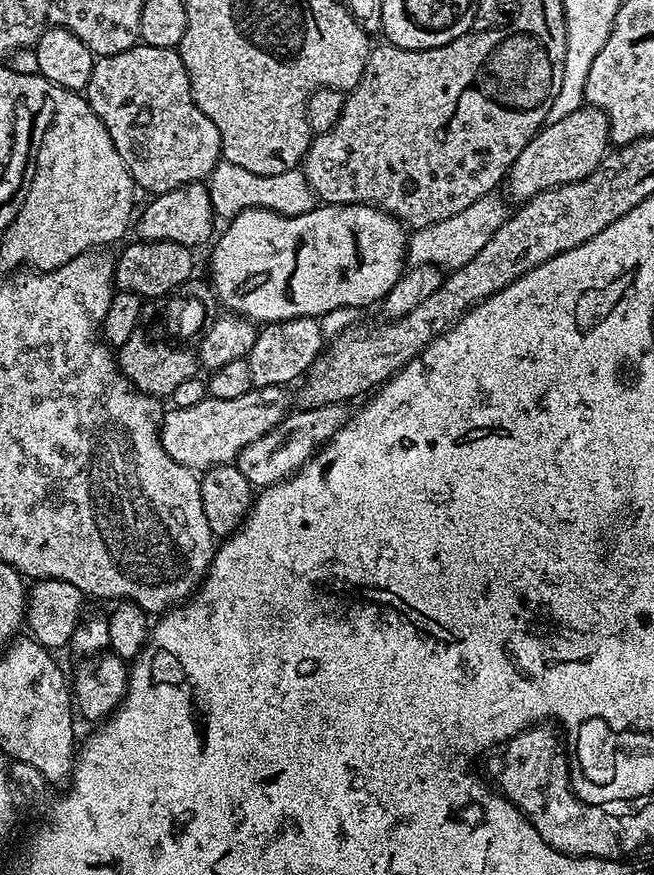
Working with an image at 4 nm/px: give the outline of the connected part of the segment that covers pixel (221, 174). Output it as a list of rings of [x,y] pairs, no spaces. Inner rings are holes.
[[[221,158],[208,175],[207,181],[212,211],[217,217],[231,218],[243,212],[245,208],[269,208],[279,216],[297,216],[306,214],[314,206],[314,197],[306,182],[303,171],[293,170],[282,174],[250,174],[242,166]]]

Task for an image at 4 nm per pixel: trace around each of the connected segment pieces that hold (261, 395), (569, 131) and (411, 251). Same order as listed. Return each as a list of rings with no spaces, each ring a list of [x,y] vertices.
[[[283,387],[253,388],[242,394],[242,398],[208,396],[197,404],[188,404],[173,412],[172,409],[165,411],[160,421],[162,446],[174,462],[193,470],[207,470],[214,464],[231,464],[243,448],[262,438],[262,434],[274,430],[274,426],[281,424],[288,415],[290,405],[284,392]]]
[[[591,106],[574,110],[574,114],[566,114],[562,122],[545,123],[526,150],[518,154],[506,177],[507,195],[523,202],[539,192],[578,182],[589,176],[609,151],[608,119],[604,111]]]
[[[500,194],[483,196],[478,198],[478,202],[474,202],[474,206],[466,206],[466,210],[461,210],[450,218],[442,218],[442,222],[434,222],[425,228],[415,229],[407,237],[407,263],[412,266],[434,264],[441,270],[451,270],[470,262],[470,258],[474,258],[474,254],[478,254],[478,250],[482,250],[482,246],[490,242],[494,230],[498,230],[498,226],[502,226],[502,222],[510,215],[510,208],[504,205],[505,197],[501,196]]]

